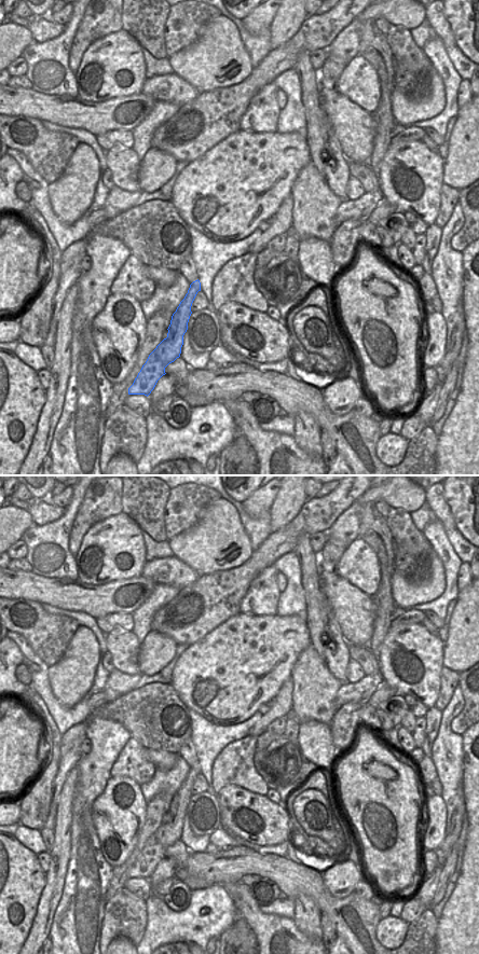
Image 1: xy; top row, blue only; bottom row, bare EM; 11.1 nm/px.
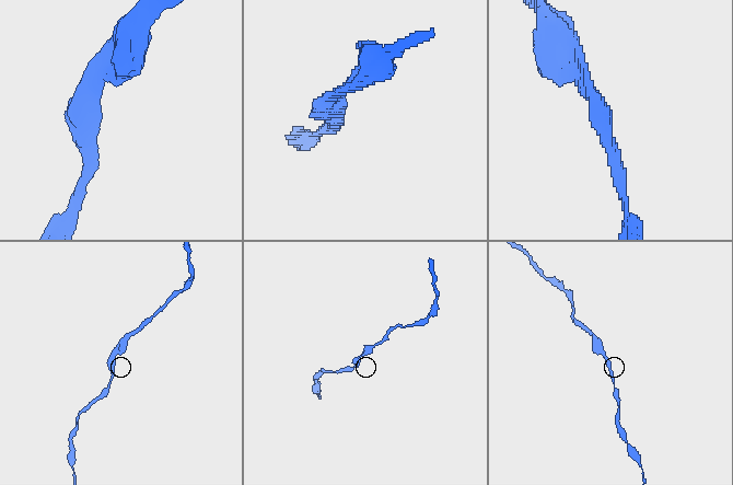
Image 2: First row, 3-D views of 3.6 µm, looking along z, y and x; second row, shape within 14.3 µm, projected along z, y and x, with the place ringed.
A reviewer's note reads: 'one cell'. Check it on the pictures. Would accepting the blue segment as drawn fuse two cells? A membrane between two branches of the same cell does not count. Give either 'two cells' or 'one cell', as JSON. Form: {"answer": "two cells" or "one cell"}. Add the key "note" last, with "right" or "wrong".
{"answer": "one cell", "note": "right"}

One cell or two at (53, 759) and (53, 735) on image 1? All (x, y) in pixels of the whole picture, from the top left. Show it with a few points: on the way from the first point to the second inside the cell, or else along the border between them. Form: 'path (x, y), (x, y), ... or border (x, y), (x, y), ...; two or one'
path (53, 754), (53, 741); one

